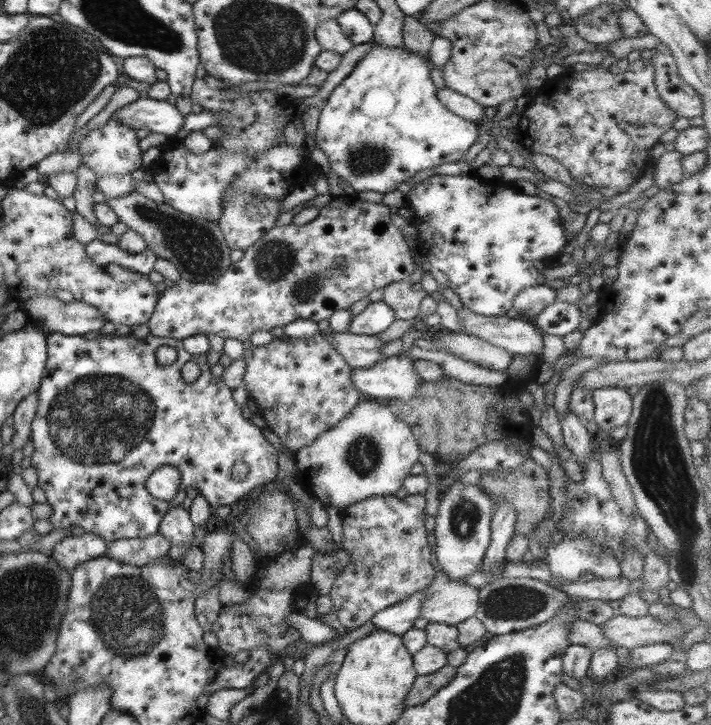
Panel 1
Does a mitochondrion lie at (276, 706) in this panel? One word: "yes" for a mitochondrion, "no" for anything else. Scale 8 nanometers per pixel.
no

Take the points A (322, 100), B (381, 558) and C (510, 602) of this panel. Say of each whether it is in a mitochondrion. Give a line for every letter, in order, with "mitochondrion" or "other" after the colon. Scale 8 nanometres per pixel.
A: other
B: other
C: mitochondrion

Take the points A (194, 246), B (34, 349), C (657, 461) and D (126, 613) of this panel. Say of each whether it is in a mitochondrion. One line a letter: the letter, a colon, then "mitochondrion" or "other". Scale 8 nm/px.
A: mitochondrion
B: other
C: mitochondrion
D: mitochondrion

